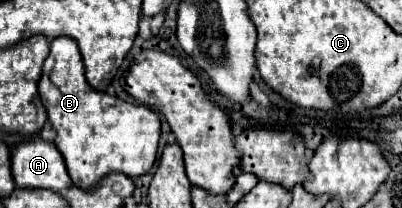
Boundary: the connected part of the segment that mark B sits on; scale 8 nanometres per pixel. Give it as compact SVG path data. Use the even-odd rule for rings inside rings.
M71 37L51 41L51 53L39 79L39 97L57 131L55 145L65 157L69 177L77 187L91 189L111 171L121 171L135 179L153 167L161 133L159 115L145 105L127 103L93 89L85 79L79 47Z

